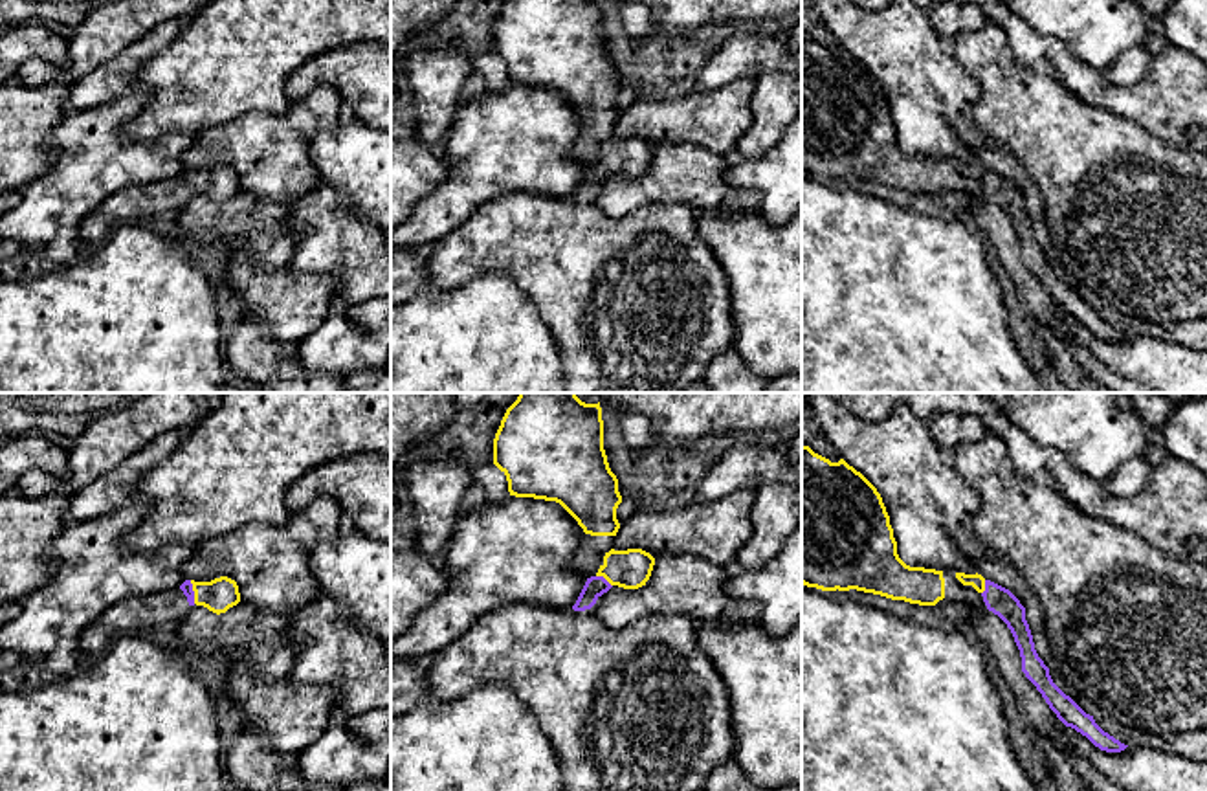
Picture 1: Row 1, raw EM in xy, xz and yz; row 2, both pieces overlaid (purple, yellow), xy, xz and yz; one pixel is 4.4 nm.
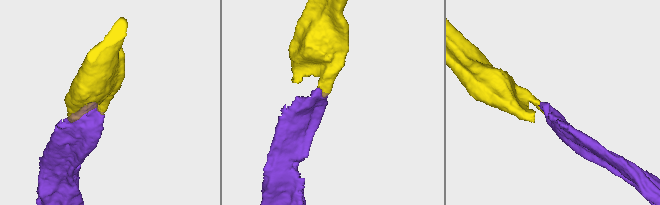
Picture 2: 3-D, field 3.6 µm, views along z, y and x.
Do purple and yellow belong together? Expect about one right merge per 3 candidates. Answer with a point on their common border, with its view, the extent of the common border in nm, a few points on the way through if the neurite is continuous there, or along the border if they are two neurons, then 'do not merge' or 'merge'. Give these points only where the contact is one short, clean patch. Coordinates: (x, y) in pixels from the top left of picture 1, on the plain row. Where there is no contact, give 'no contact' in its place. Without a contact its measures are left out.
contact xy (193, 180); length 110 nm; way xy (188, 177), (193, 180), (219, 184); merge

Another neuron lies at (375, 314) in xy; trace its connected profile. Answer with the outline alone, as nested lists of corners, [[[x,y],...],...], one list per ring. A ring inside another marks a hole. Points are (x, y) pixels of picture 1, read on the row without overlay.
[[[391,295],[350,305],[349,319],[361,330],[380,330],[391,325]]]

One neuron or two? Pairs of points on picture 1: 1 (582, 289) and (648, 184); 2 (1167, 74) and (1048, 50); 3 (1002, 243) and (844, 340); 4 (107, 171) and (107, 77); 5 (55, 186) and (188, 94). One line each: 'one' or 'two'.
1: two
2: one
3: two
4: two
5: two

